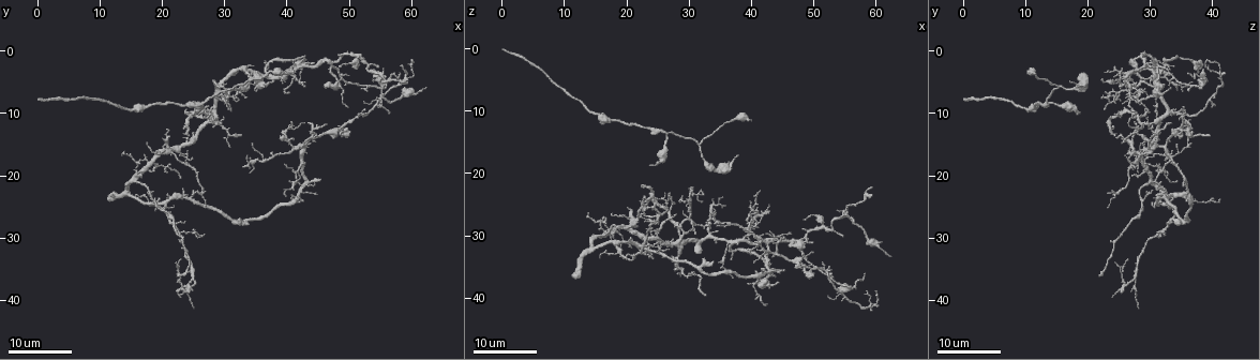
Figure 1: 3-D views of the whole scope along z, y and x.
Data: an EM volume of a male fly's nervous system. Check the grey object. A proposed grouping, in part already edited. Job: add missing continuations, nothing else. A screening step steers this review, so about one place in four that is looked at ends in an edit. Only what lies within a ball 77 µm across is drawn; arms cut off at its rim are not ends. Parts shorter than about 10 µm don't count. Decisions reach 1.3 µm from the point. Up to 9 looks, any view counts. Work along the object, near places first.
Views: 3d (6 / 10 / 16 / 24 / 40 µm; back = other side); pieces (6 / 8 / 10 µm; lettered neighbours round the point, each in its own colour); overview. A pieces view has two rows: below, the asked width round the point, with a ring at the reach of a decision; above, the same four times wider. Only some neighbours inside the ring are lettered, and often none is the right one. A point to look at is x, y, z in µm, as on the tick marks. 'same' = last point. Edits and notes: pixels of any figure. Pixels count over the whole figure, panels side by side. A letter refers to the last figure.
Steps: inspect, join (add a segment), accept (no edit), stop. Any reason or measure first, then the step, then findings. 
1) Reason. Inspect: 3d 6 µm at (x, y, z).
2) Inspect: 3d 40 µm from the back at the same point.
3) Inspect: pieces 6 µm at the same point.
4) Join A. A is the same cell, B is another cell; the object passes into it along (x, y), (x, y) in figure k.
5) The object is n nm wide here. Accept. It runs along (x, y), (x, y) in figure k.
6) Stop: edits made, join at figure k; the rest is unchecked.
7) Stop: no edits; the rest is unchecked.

Inspect: 3d 24 µm at (43.5, 11.5, 33.5).

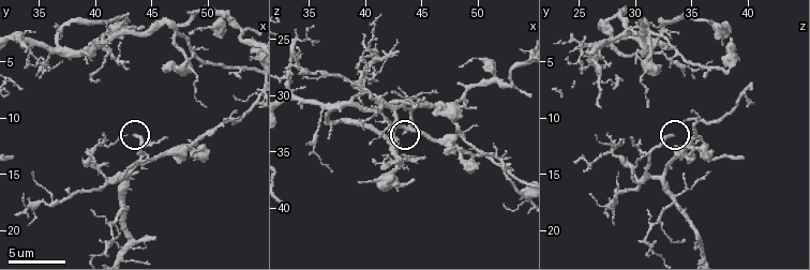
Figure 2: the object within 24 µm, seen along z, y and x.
Inspect: pieces 8 µm at (43.6, 11.4, 33.0).

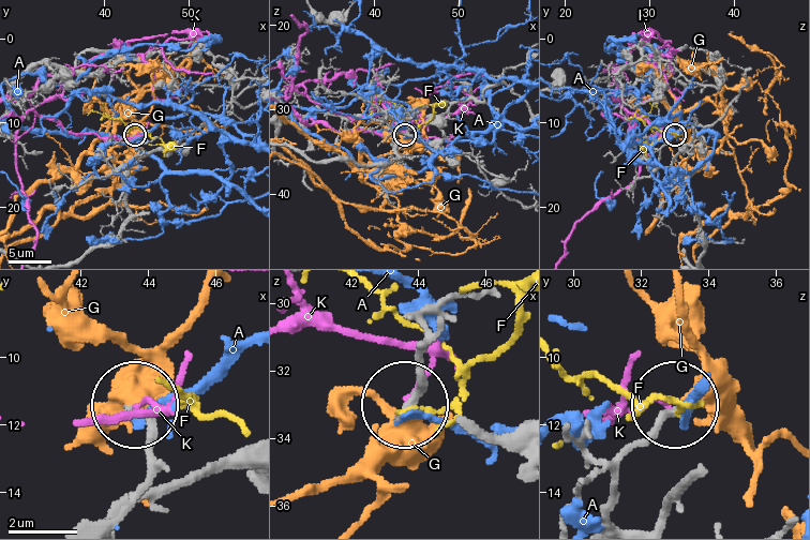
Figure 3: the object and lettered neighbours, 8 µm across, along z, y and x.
The object is 180 nm wide here. Accept. A, F, G and K are other cells; it runs along (419, 349), (419, 375), (405, 399) in figure 3; no lettered segment goes on from it.

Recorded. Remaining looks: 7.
Branch stops here. Inspect: pieces 8 µm at (49.8, 13.4, 36.4).

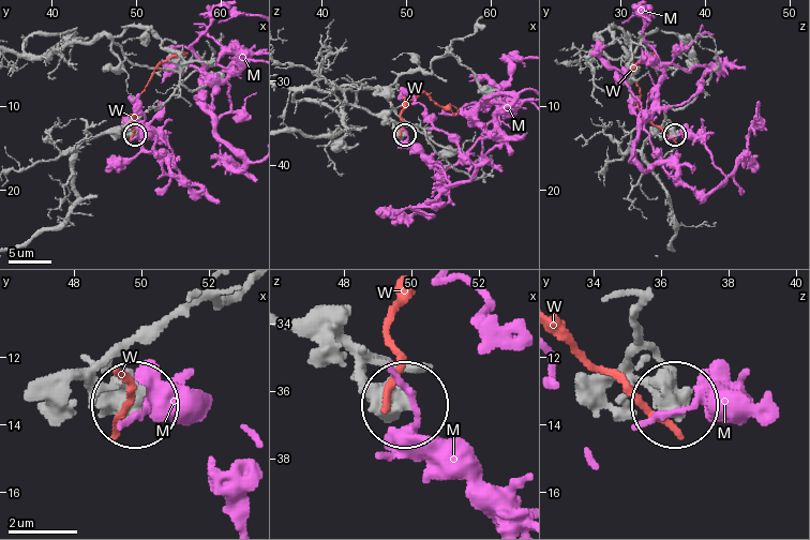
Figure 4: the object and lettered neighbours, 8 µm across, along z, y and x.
Accept. M and W are other cells; it runs along (70, 378), (136, 399) in figure 4; none of them fits.

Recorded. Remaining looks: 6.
Inspect: pieces 10 µm at (45.2, 20.8, 35.4).

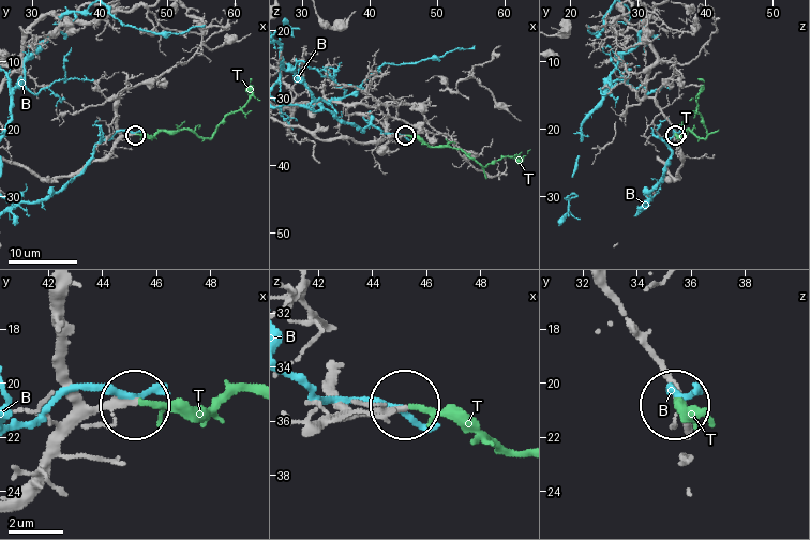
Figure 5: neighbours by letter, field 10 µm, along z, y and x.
Join T. T is the same cell, B is another cell; the object passes into it along (64, 441), (110, 409), (145, 403), (199, 409), (249, 389) in figure 5; the cell continues.

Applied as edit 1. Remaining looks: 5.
See it whole again. Inspect: overview.

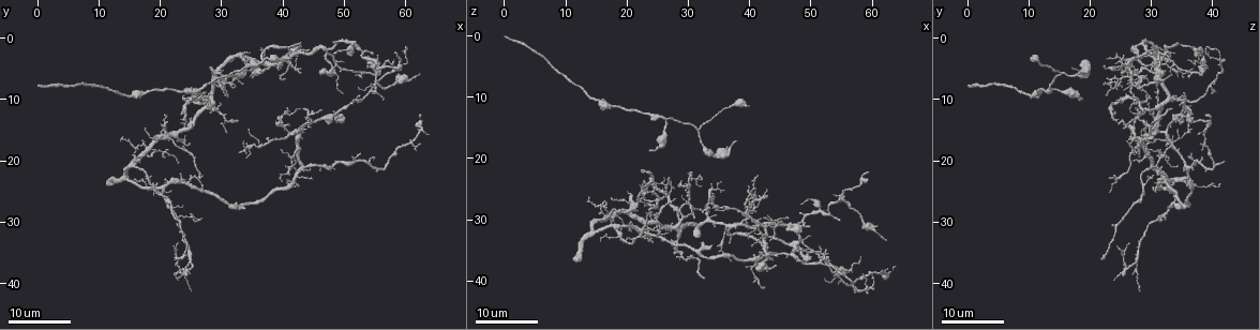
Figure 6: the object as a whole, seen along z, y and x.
Thin end. Inspect: 3d 24 µm at (32.5, 13.5, 39.5).

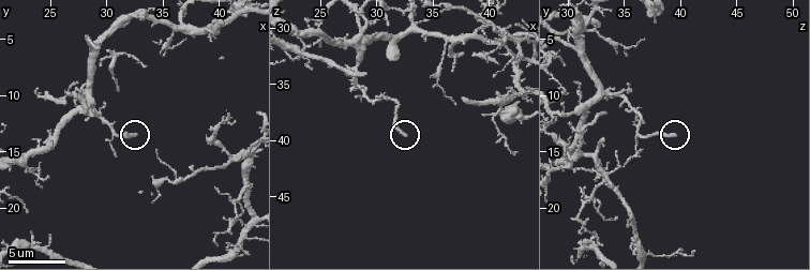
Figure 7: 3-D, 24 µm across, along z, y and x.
Inspect: pieces 6 µm at (32.6, 13.6, 39.6).

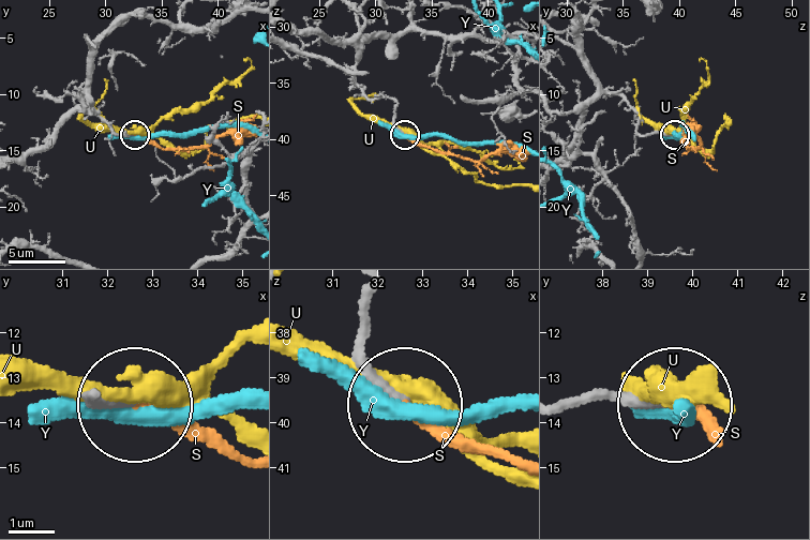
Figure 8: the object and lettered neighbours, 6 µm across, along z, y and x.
The object is 190 nm wide here. Join S. S is the same cell, U and Y are other cells; it goes on there.

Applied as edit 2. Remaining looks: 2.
Stop: edits made, join at figure 5, join at figure 8; the rest is unchecked.

